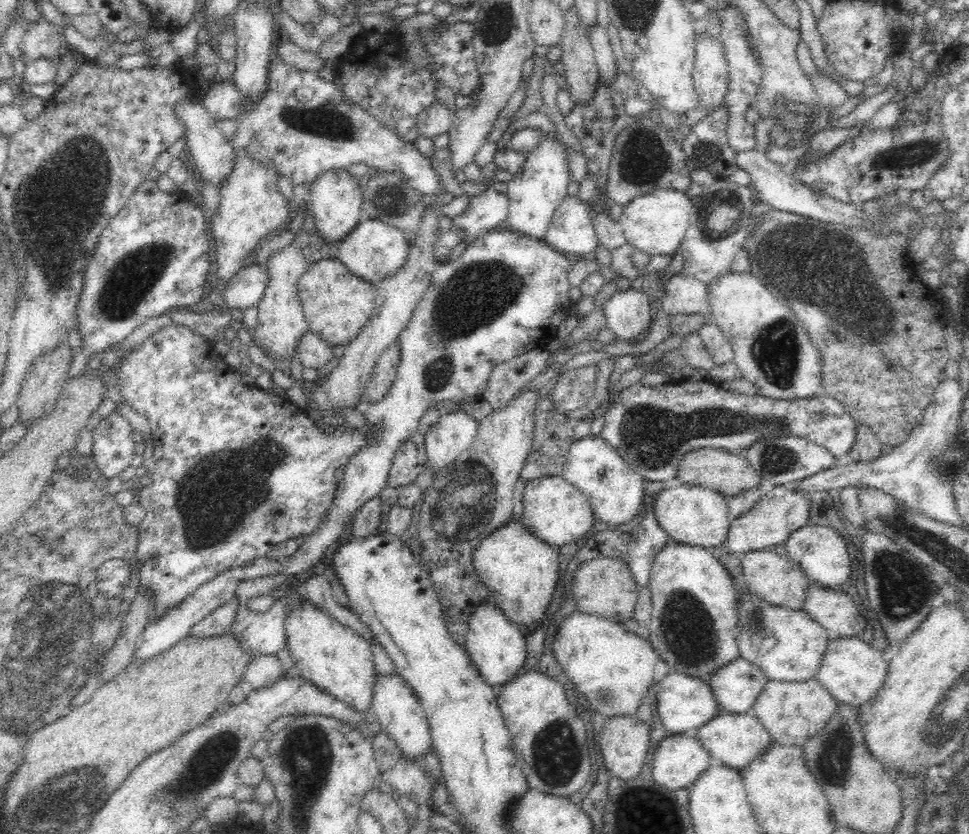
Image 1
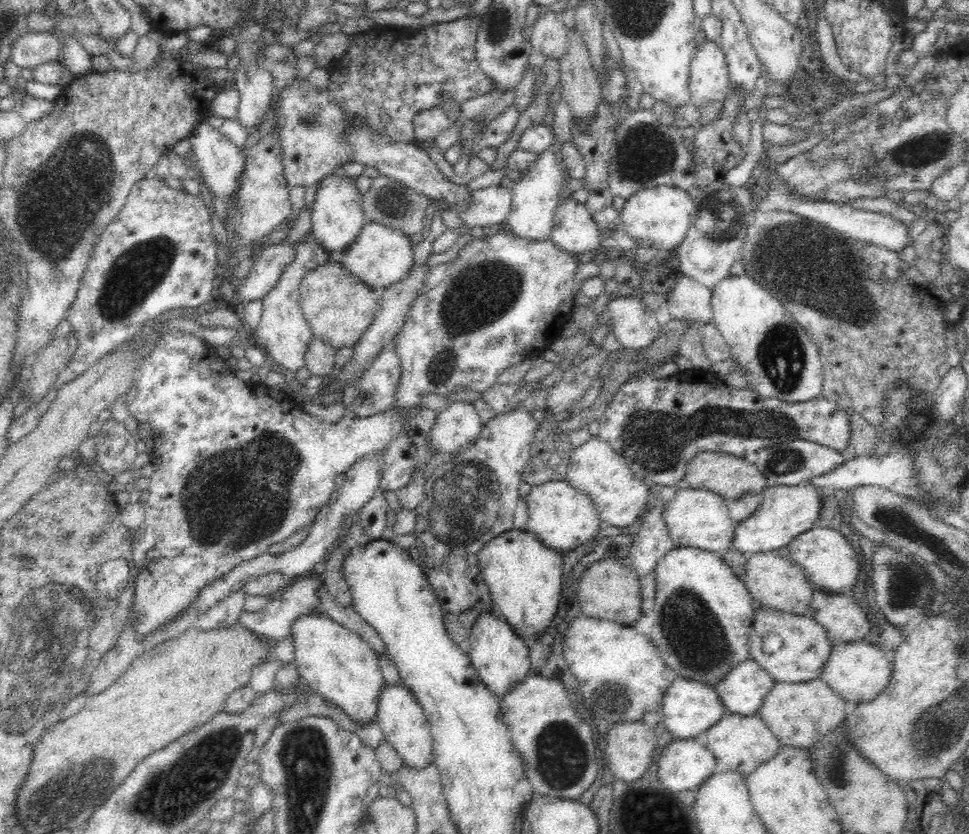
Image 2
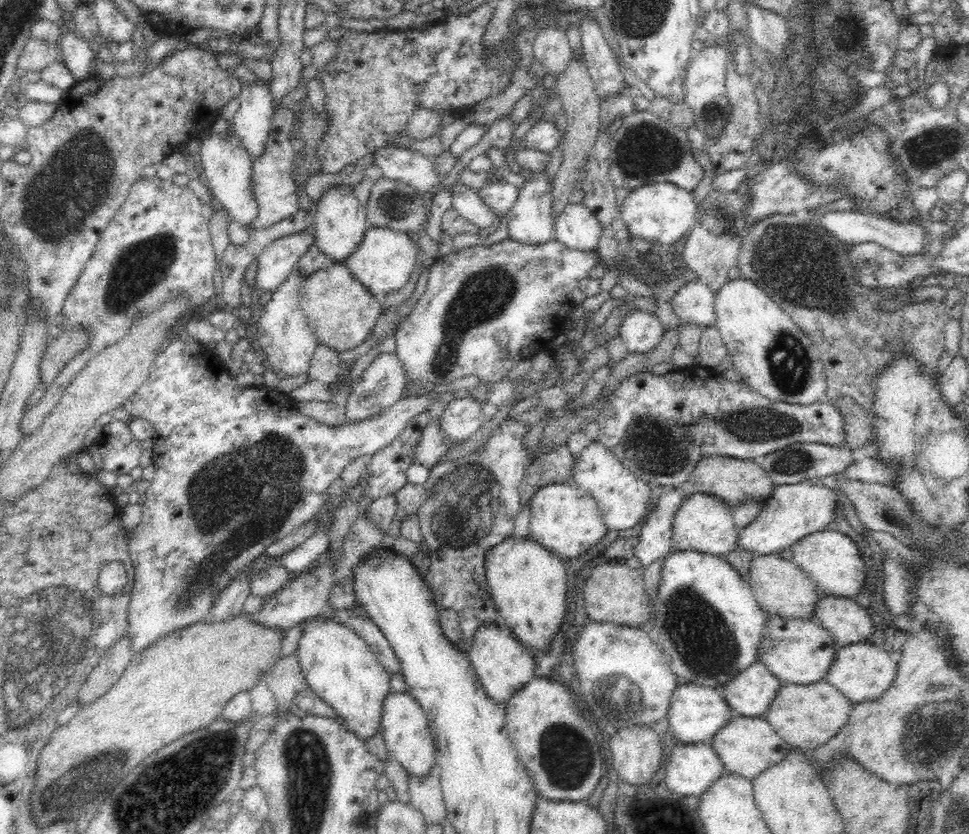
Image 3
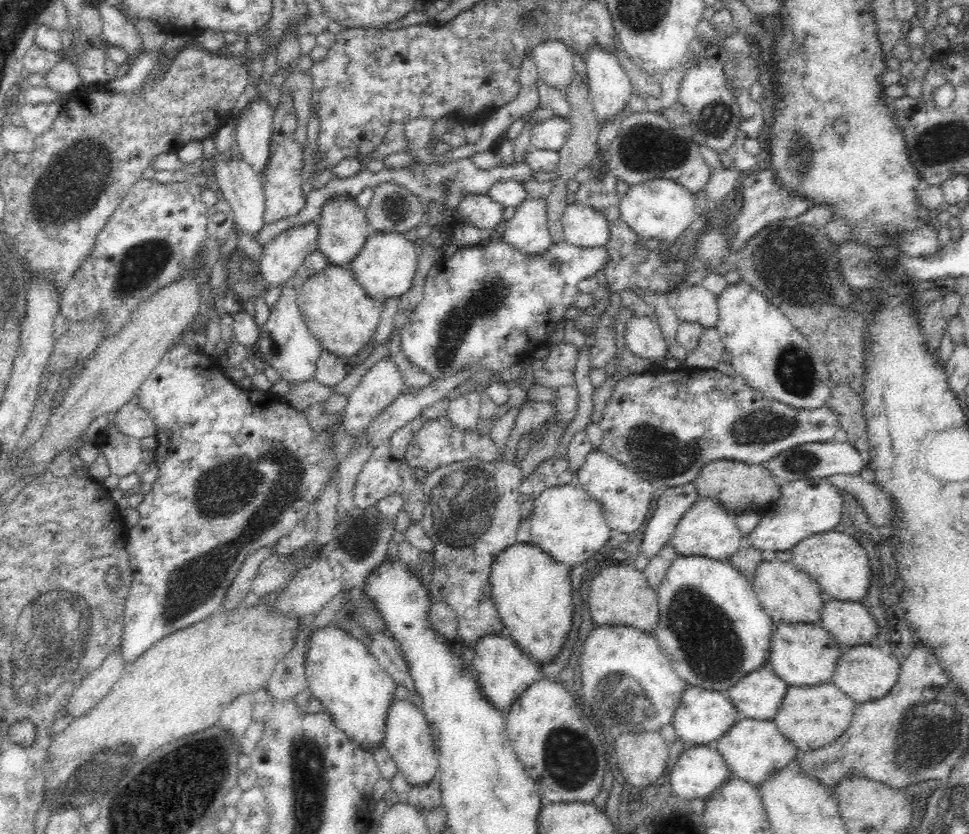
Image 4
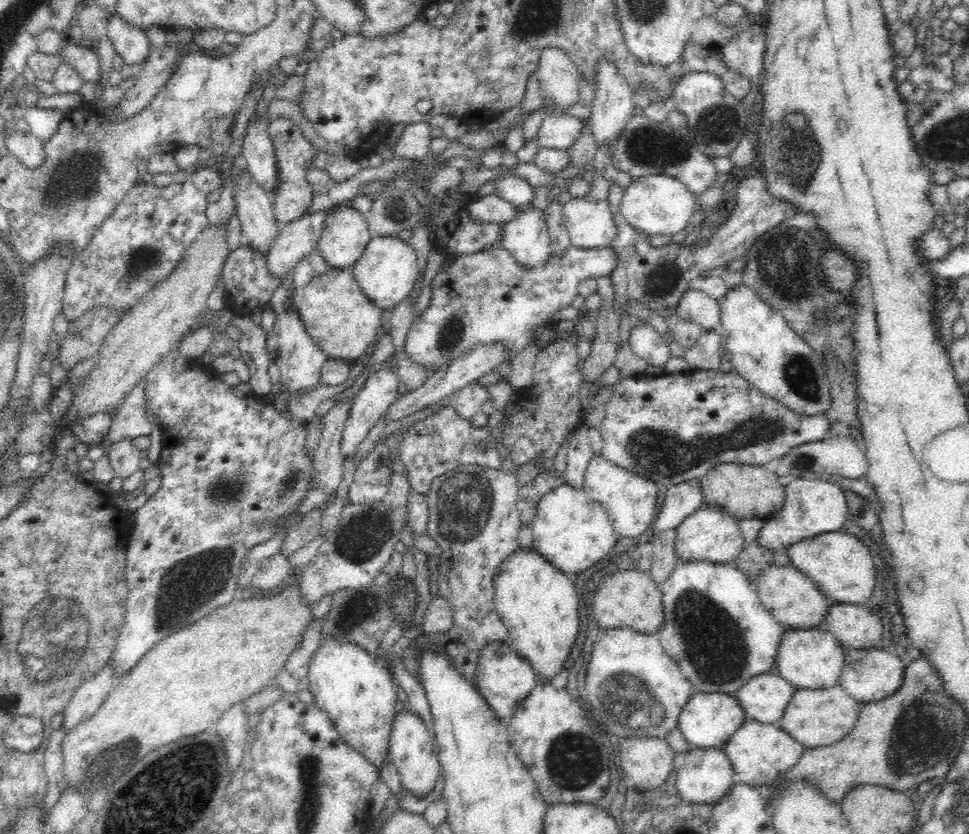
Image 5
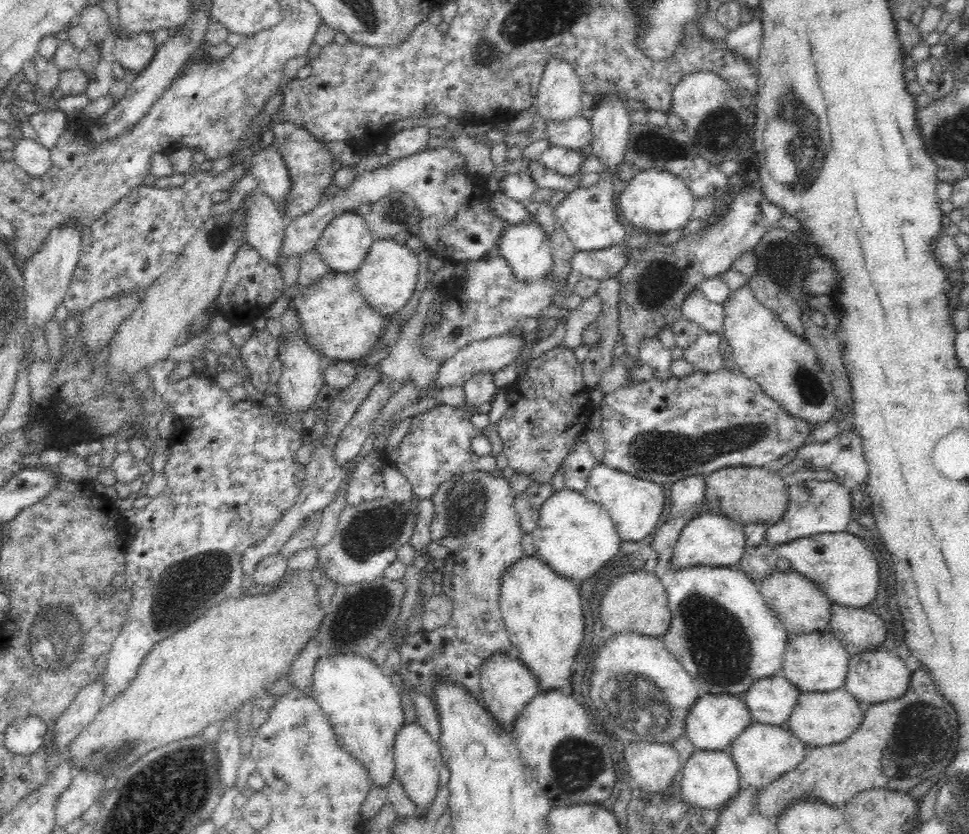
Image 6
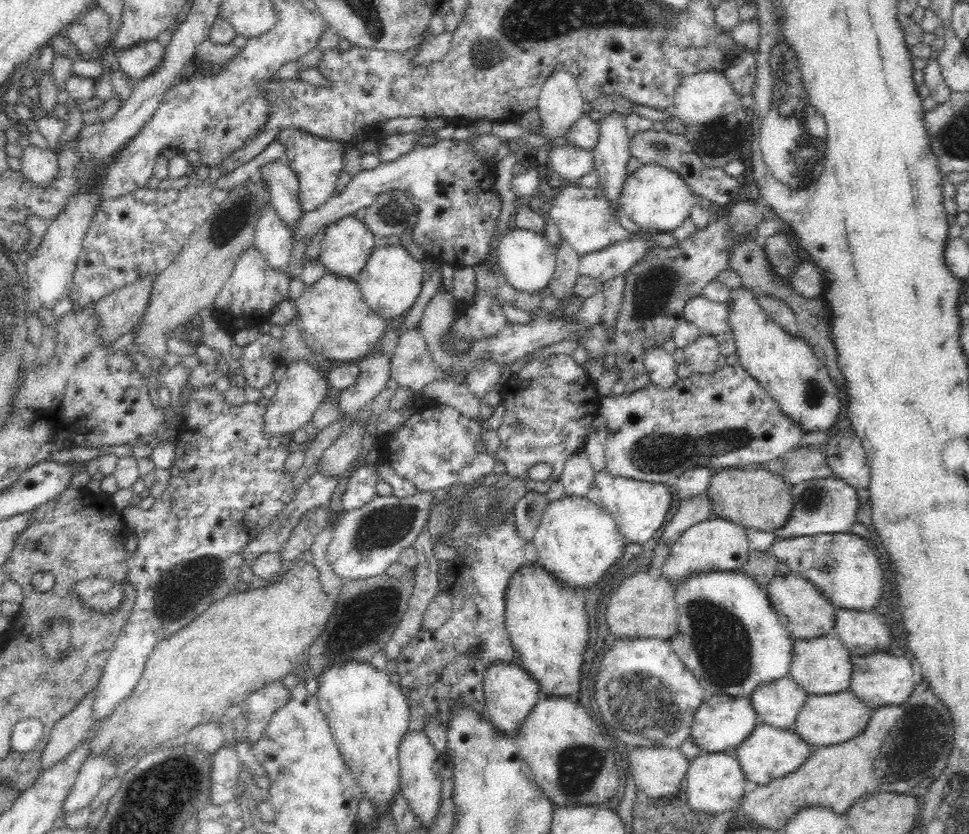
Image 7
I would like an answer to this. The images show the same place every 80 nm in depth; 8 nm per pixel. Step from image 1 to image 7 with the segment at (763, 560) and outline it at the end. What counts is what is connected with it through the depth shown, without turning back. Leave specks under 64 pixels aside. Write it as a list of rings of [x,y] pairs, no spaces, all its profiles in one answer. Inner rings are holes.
[[[793,573],[774,576],[763,588],[770,606],[792,638],[816,638],[833,633],[835,605],[807,578]]]

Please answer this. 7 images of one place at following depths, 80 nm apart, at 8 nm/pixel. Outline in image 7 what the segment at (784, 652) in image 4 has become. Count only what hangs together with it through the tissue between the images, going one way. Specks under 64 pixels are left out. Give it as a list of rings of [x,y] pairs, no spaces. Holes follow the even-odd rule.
[[[833,633],[816,638],[792,638],[791,664],[787,676],[807,694],[834,694],[846,691],[852,674],[852,654]]]

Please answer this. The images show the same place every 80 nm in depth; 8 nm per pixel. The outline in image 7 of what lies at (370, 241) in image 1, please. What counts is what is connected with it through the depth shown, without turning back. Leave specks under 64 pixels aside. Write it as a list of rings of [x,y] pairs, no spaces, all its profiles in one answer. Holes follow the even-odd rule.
[[[378,241],[368,256],[368,262],[356,277],[356,282],[366,304],[390,321],[409,311],[418,298],[423,283],[422,263],[412,257],[404,245],[388,245]]]

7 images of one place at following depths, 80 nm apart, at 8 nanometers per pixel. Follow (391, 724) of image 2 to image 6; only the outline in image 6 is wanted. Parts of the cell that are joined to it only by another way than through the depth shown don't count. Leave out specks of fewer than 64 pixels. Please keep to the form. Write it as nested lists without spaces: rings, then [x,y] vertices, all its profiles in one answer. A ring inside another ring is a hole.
[[[417,721],[402,722],[394,736],[394,766],[397,779],[402,783],[406,794],[417,806],[416,813],[424,815],[438,790],[438,771],[443,765],[438,743]]]

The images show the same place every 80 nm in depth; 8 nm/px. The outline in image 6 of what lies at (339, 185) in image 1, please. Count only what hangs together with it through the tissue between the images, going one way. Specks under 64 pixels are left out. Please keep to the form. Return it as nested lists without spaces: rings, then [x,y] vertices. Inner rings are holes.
[[[344,212],[328,222],[315,250],[330,269],[352,273],[366,258],[373,239],[362,215]]]

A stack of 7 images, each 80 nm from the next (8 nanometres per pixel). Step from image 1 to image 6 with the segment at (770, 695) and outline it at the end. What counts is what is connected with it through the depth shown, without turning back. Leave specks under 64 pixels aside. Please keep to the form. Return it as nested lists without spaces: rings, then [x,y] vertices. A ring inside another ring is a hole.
[[[843,687],[830,692],[799,692],[783,727],[809,747],[830,746],[848,738],[862,722],[865,705]]]

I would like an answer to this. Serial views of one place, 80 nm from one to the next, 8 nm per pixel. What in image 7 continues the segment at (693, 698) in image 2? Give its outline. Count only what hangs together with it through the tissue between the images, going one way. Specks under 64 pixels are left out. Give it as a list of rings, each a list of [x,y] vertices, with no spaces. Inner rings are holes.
[[[709,695],[696,708],[692,714],[690,724],[690,737],[700,750],[711,753],[732,753],[750,734],[750,730],[758,723],[756,712],[750,705],[749,697],[735,697],[732,695]]]

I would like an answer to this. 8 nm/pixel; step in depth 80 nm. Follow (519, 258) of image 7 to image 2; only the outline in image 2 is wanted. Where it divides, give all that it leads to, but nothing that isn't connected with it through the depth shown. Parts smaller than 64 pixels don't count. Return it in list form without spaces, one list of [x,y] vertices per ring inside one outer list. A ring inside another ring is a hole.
[[[548,146],[538,153],[538,158],[528,166],[526,172],[514,176],[511,210],[504,224],[516,236],[529,240],[546,240],[552,230],[552,218],[561,202],[561,191],[566,184],[565,165],[556,158],[556,146]]]

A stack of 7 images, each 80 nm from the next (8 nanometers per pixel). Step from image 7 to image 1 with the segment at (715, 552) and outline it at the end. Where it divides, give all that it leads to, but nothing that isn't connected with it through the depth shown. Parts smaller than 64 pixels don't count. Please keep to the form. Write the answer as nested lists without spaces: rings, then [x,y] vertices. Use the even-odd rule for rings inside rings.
[[[684,483],[671,488],[664,487],[654,498],[654,502],[650,504],[650,508],[658,525],[668,533],[670,540],[684,544],[703,546],[704,548],[712,548],[712,546],[718,546],[720,542],[724,542],[724,538],[728,536],[730,527],[728,505],[725,497],[716,490]]]

